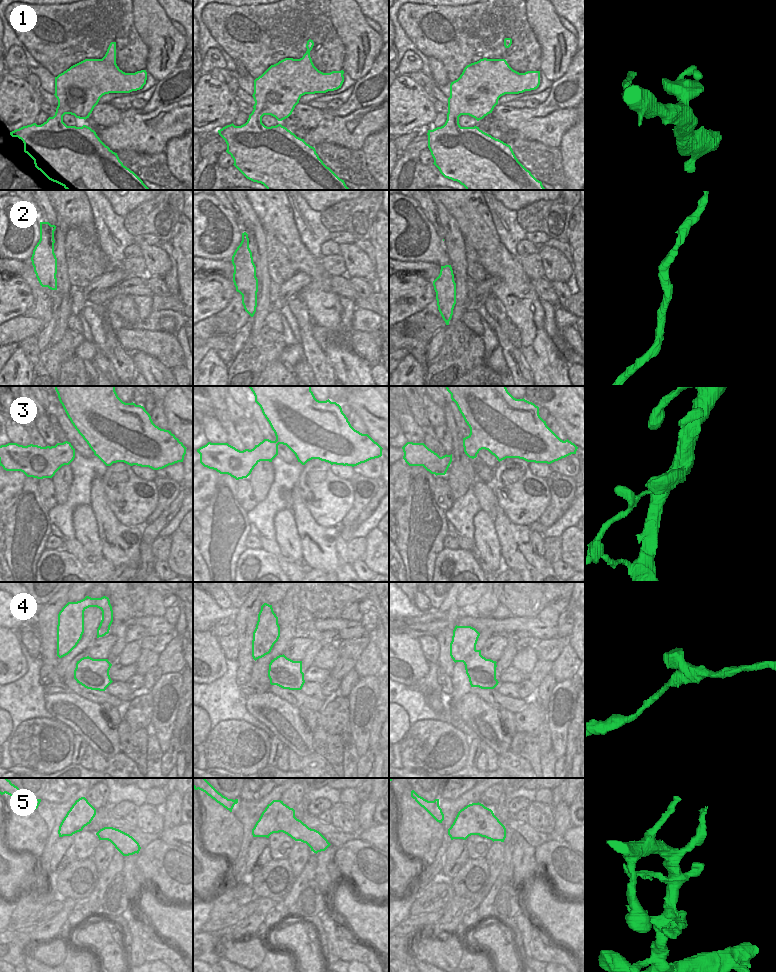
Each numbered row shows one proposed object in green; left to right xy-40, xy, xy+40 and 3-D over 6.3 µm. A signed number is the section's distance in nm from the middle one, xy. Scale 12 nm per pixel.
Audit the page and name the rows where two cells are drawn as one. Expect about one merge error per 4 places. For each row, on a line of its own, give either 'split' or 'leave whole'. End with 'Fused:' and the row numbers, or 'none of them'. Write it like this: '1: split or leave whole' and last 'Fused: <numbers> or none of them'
1: leave whole
2: leave whole
3: leave whole
4: leave whole
5: leave whole
Fused: none of them

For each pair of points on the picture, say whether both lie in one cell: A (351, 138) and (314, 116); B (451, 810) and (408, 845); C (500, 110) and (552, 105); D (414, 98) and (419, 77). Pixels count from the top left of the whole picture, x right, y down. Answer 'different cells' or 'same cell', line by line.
A: different cells
B: different cells
C: same cell
D: different cells

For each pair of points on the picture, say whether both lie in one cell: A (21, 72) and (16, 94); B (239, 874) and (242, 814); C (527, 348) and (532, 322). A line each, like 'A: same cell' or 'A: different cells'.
A: different cells
B: same cell
C: same cell

